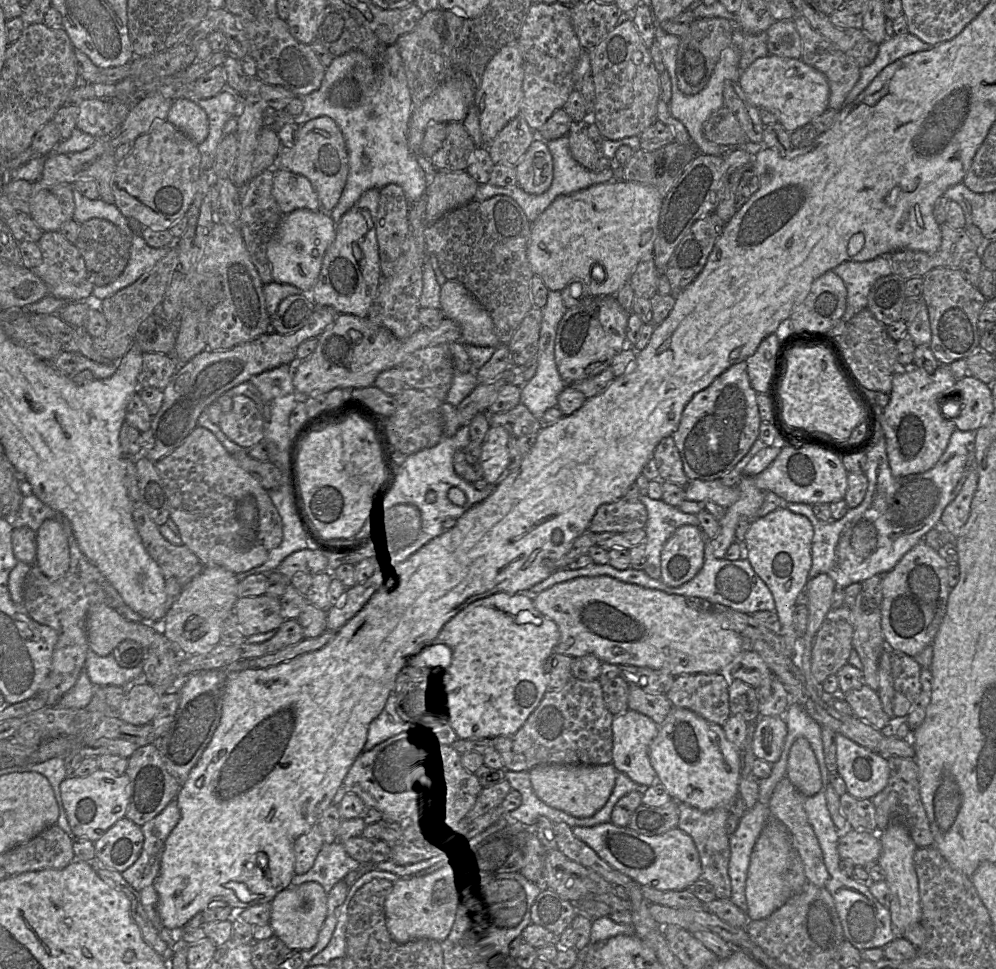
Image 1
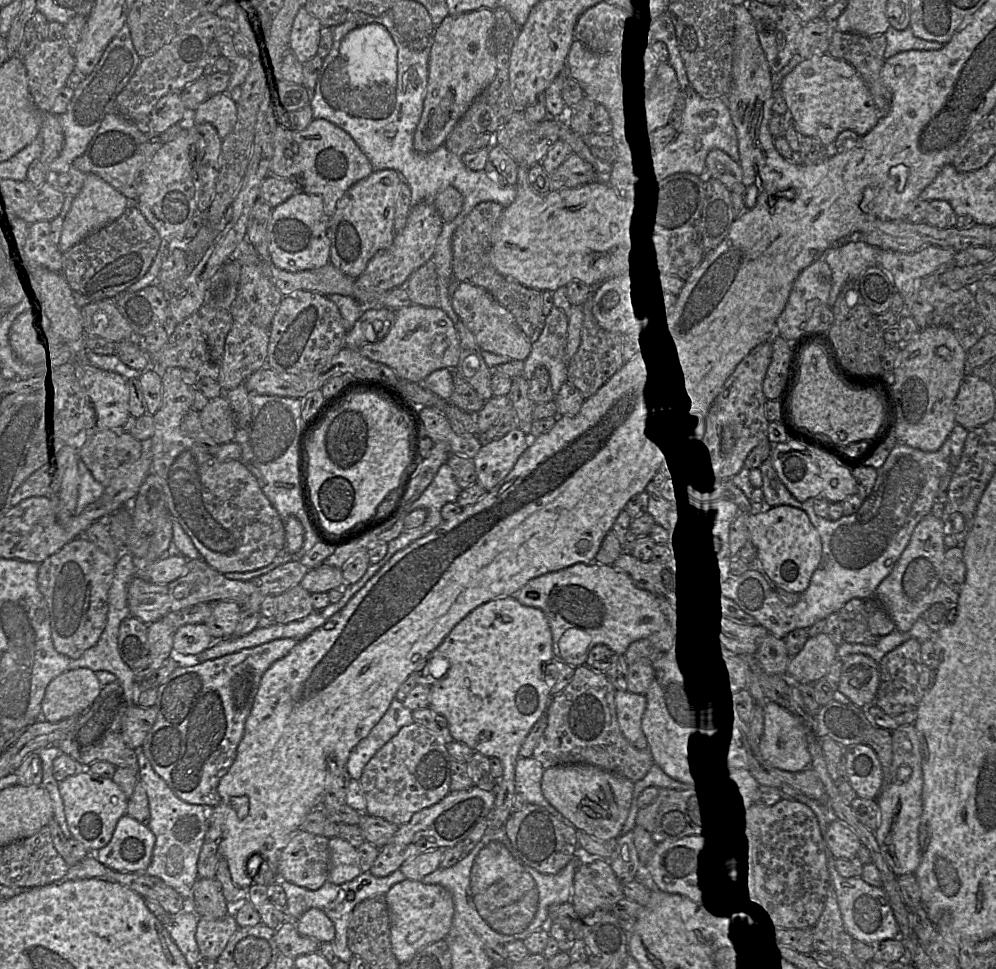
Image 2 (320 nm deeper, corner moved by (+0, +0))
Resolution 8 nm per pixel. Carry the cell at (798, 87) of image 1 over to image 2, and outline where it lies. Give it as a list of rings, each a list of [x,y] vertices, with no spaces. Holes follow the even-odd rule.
[[[827,53],[804,59],[783,78],[779,89],[797,132],[819,140],[830,150],[842,131],[851,130],[863,136],[882,117],[870,90],[856,69],[847,61]]]

